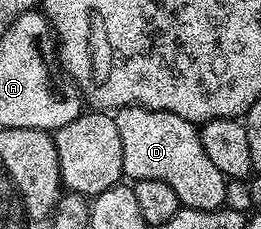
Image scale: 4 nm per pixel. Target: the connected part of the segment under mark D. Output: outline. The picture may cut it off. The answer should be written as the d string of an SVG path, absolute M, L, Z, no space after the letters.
M118 107L113 115L123 144L123 169L130 180L154 179L167 181L175 189L182 207L219 211L226 206L227 178L207 157L200 141L200 130L175 113L156 111L146 107Z

